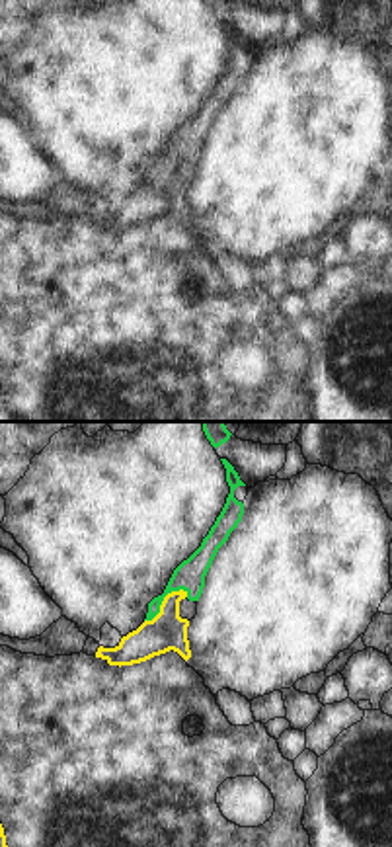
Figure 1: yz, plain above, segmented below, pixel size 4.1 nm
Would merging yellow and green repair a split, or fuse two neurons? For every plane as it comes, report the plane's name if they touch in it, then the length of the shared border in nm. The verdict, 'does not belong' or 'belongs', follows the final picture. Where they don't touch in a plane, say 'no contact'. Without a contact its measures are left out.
contact in yz; length 220 nm

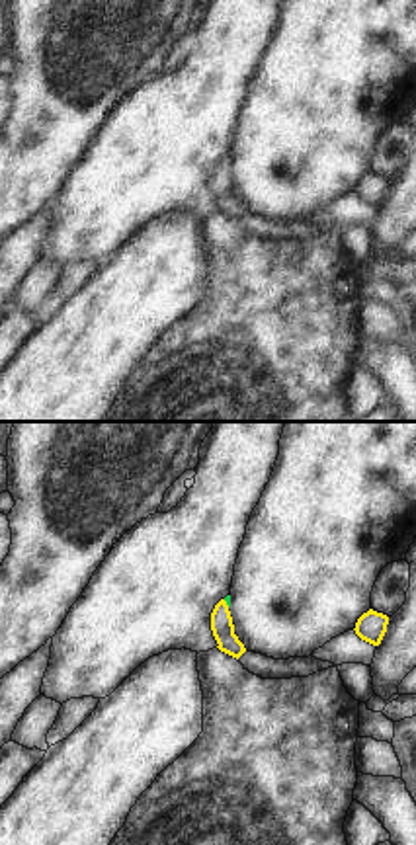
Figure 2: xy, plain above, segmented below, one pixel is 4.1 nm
contact in xy; length 40 nm

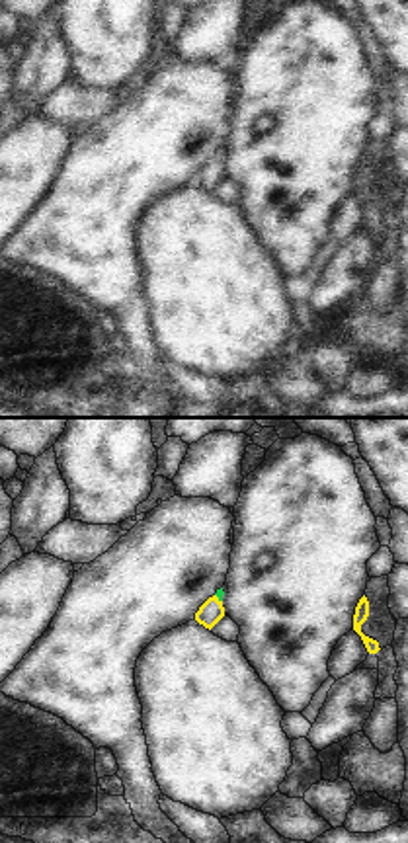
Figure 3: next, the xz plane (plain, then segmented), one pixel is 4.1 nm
contact in xz; length 50 nm

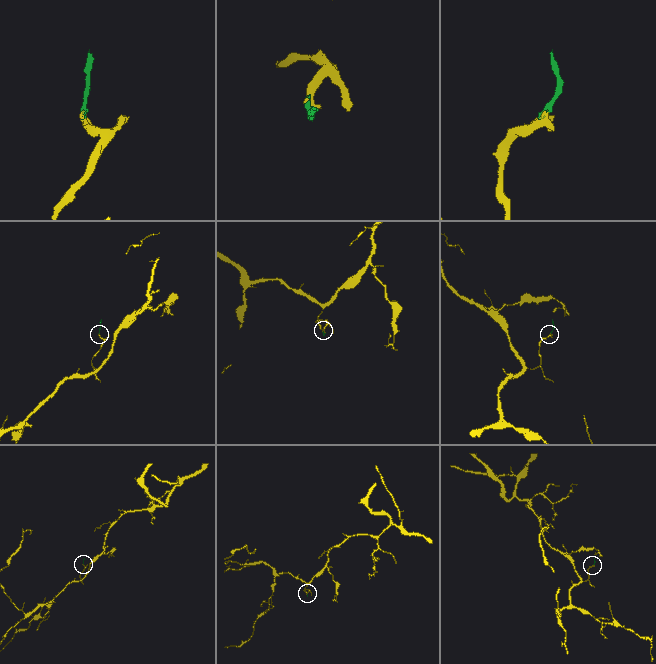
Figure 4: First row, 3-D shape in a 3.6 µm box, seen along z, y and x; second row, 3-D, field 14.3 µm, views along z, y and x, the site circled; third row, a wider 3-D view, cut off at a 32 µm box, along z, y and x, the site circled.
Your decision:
belongs

